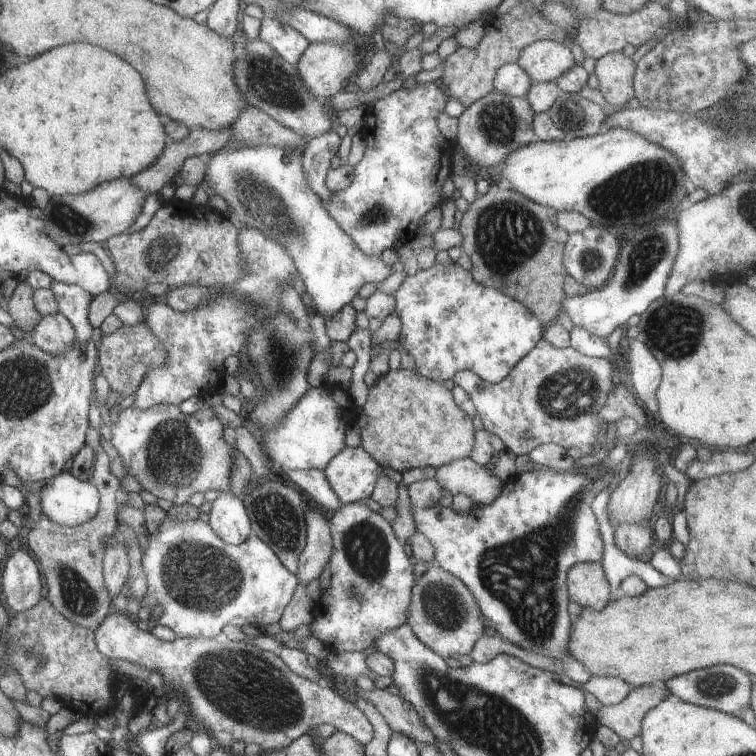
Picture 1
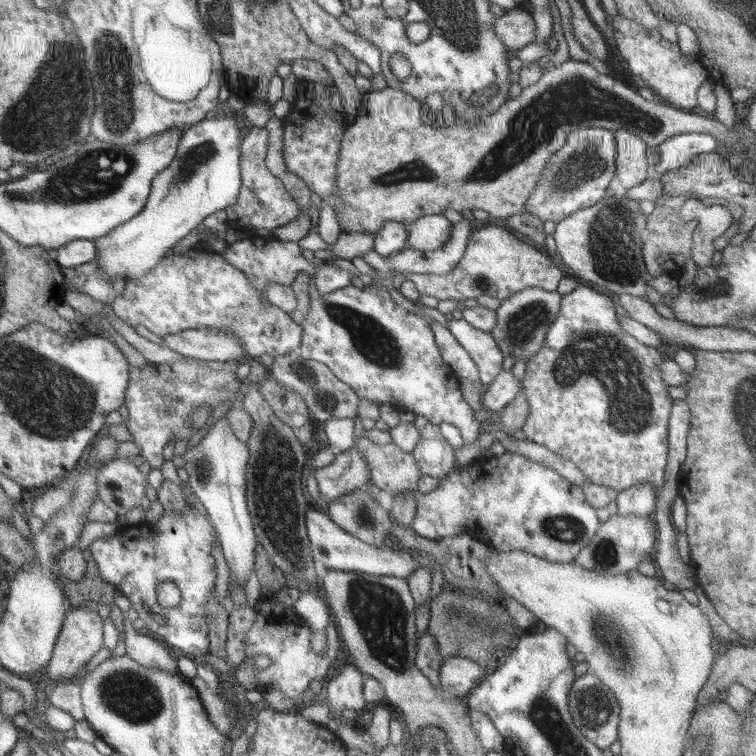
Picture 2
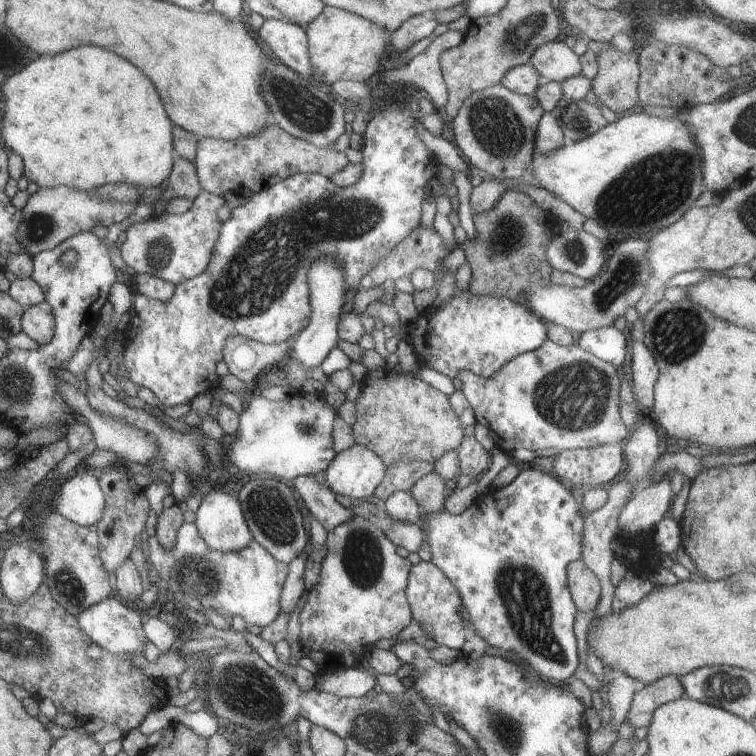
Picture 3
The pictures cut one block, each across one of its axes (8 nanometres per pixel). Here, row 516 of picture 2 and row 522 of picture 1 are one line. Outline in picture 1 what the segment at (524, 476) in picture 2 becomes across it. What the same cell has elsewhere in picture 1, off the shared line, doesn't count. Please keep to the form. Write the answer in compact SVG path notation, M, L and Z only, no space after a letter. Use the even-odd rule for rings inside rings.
M529 468L525 474L515 474L513 480L503 484L497 500L487 506L475 506L467 514L455 514L451 508L413 508L415 530L423 534L435 548L435 566L457 576L475 596L483 618L491 622L489 632L521 646L523 650L551 656L565 662L567 640L573 618L567 612L567 572L585 560L599 562L603 556L603 540L597 518L591 510L595 478L583 470L555 472L549 468Z

